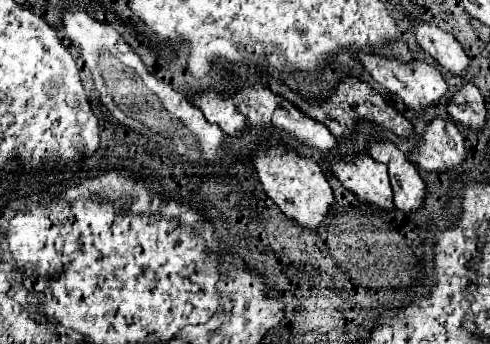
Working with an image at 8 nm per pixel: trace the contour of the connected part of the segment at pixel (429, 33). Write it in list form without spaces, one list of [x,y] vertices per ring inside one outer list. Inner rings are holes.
[[[414,22],[414,36],[416,36],[416,42],[424,48],[424,52],[436,58],[440,66],[444,66],[452,74],[466,76],[466,68],[470,60],[452,34],[430,24]]]

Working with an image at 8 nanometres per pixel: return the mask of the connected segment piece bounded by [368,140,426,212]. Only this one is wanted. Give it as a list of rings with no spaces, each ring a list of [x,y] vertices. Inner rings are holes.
[[[370,140],[368,154],[388,166],[394,192],[394,206],[402,212],[414,212],[424,204],[426,184],[418,176],[416,166],[390,140]]]

